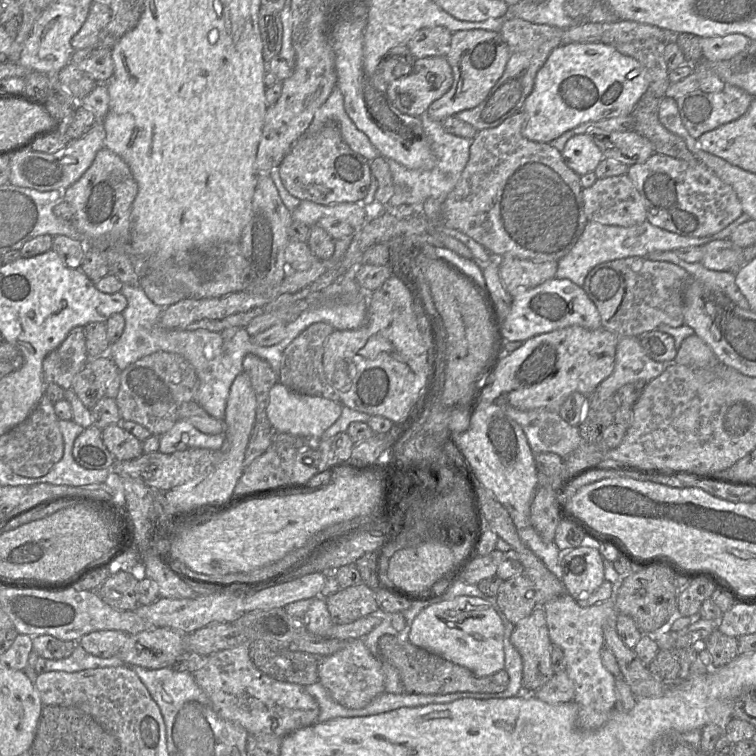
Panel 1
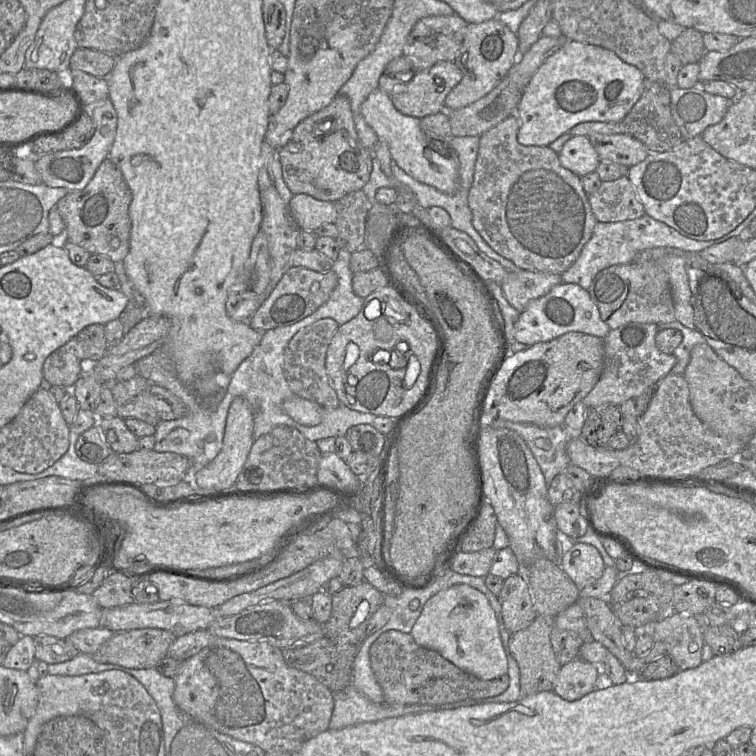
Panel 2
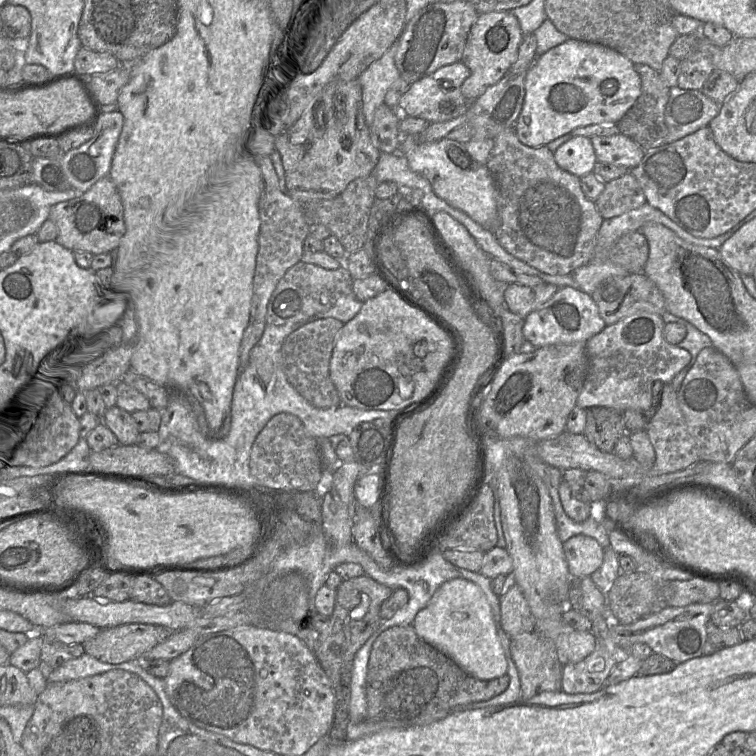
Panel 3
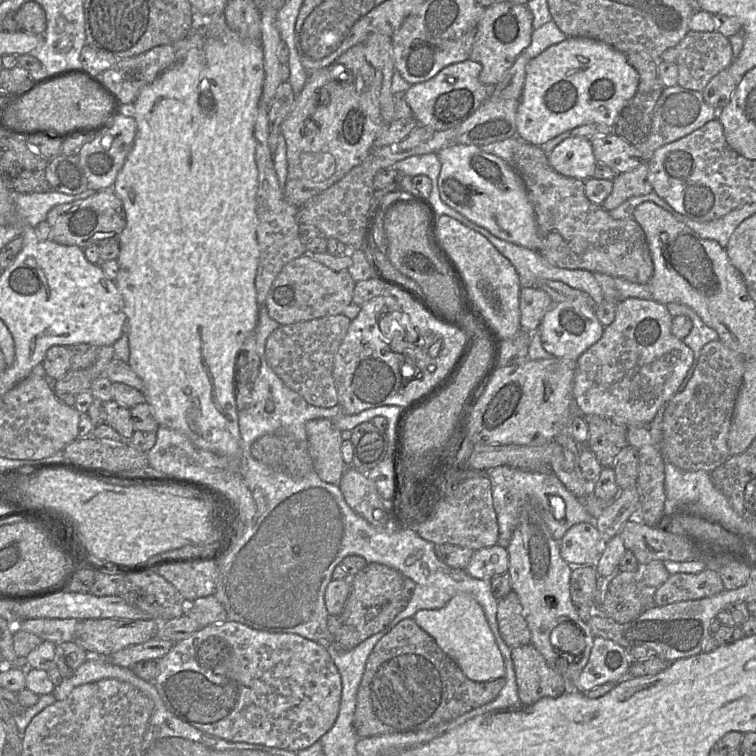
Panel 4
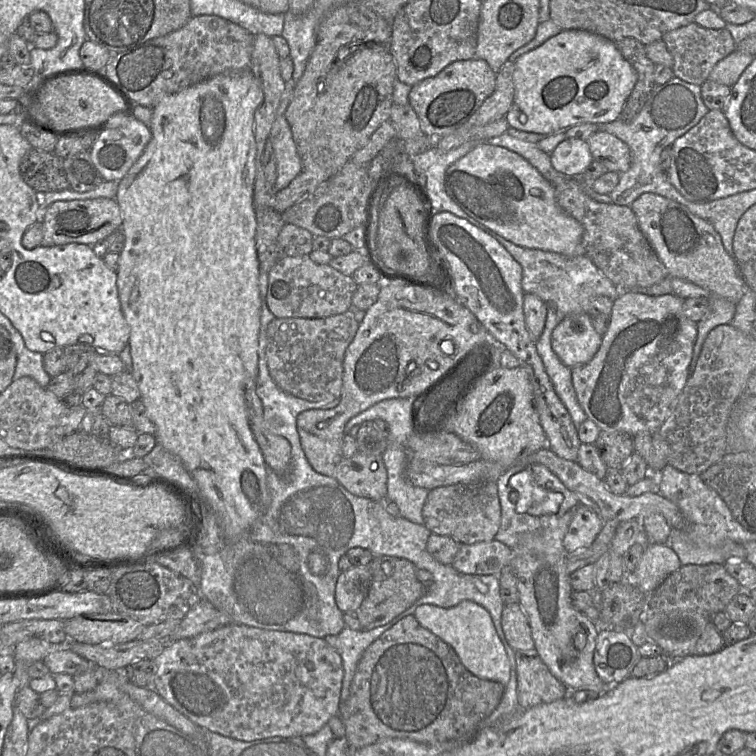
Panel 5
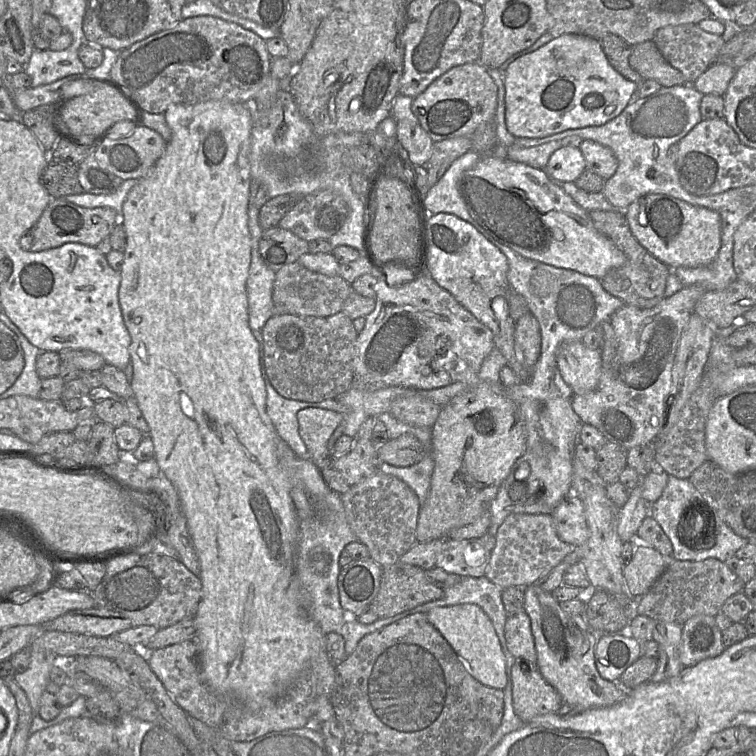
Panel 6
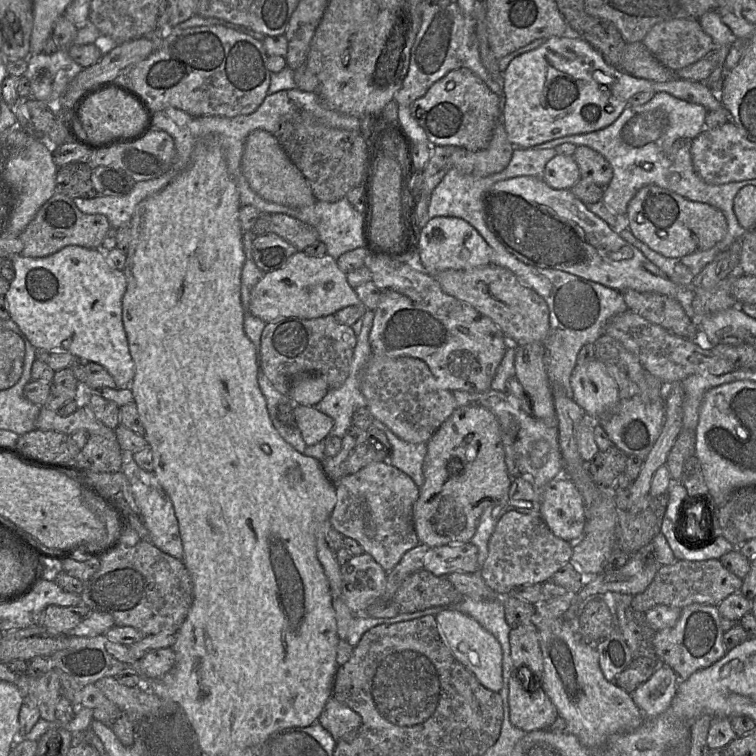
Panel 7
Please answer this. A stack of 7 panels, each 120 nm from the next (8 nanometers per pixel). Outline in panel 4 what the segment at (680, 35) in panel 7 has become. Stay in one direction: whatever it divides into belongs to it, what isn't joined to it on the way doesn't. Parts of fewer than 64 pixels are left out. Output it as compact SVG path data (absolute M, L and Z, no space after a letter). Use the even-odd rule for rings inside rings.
M689 31L675 47L678 51L677 85L699 92L702 92L708 82L722 70L727 69L734 60L730 40L716 31Z

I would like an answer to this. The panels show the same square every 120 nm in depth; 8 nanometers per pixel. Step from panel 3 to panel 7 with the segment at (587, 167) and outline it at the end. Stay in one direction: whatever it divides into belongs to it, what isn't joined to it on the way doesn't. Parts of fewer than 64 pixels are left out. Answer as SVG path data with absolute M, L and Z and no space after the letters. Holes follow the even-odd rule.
M557 154L546 163L542 179L553 189L571 189L580 178L574 157Z

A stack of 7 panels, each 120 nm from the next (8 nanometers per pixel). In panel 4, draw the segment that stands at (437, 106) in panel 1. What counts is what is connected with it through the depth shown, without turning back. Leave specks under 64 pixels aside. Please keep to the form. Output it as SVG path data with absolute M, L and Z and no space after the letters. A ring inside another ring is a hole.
M501 2L485 8L469 56L469 60L482 66L479 81L488 87L501 81L516 58L529 46L533 30L532 14L526 5Z

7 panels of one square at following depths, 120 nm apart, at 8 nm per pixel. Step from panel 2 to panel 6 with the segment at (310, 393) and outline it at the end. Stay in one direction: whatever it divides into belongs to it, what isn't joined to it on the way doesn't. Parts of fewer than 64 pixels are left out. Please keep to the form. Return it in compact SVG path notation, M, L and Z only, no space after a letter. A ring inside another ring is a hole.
M342 311L329 317L274 315L263 326L265 370L281 396L305 402L335 399L353 383L354 346L358 337L353 320Z

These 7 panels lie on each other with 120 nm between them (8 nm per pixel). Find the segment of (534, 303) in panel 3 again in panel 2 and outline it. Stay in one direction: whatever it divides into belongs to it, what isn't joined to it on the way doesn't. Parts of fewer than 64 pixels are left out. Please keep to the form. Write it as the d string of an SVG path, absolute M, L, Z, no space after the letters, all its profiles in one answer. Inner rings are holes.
M519 269L511 272L501 287L509 304L521 313L531 301L546 295L560 283L562 283L560 274Z

